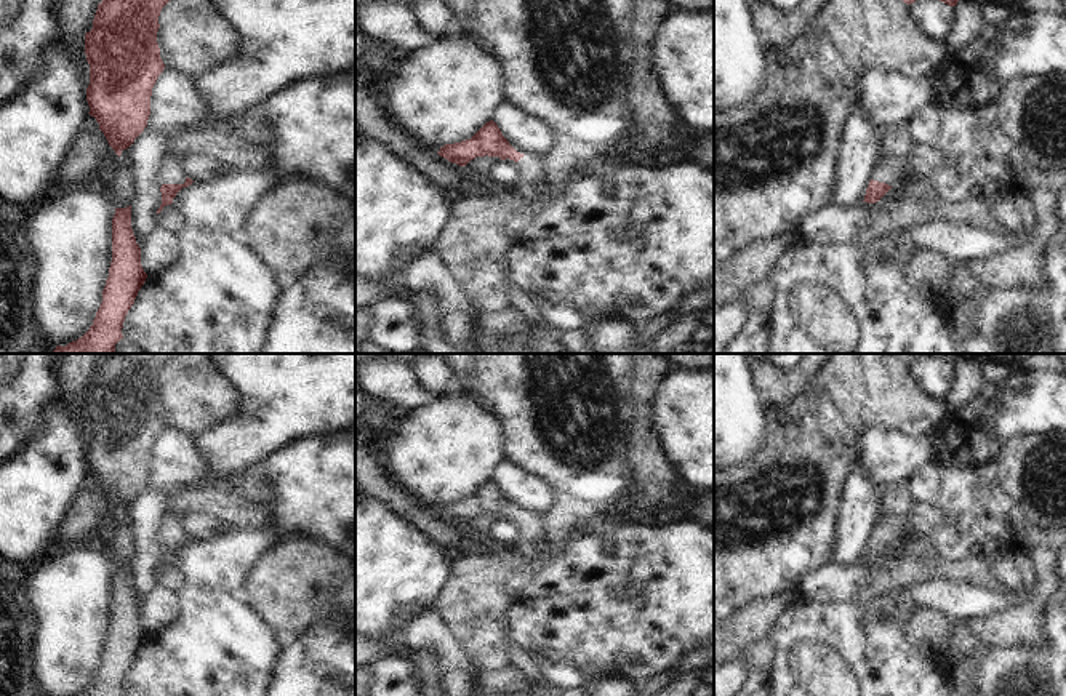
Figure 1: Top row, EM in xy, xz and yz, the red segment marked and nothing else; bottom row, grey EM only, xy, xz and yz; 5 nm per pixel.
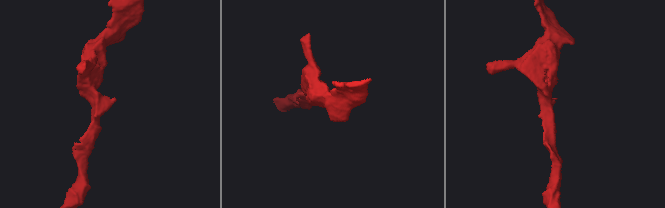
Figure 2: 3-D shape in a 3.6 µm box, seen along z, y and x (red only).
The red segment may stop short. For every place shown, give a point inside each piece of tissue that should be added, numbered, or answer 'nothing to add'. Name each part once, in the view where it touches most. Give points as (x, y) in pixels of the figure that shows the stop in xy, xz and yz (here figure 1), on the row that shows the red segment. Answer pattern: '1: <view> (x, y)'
1: xy (172, 172)

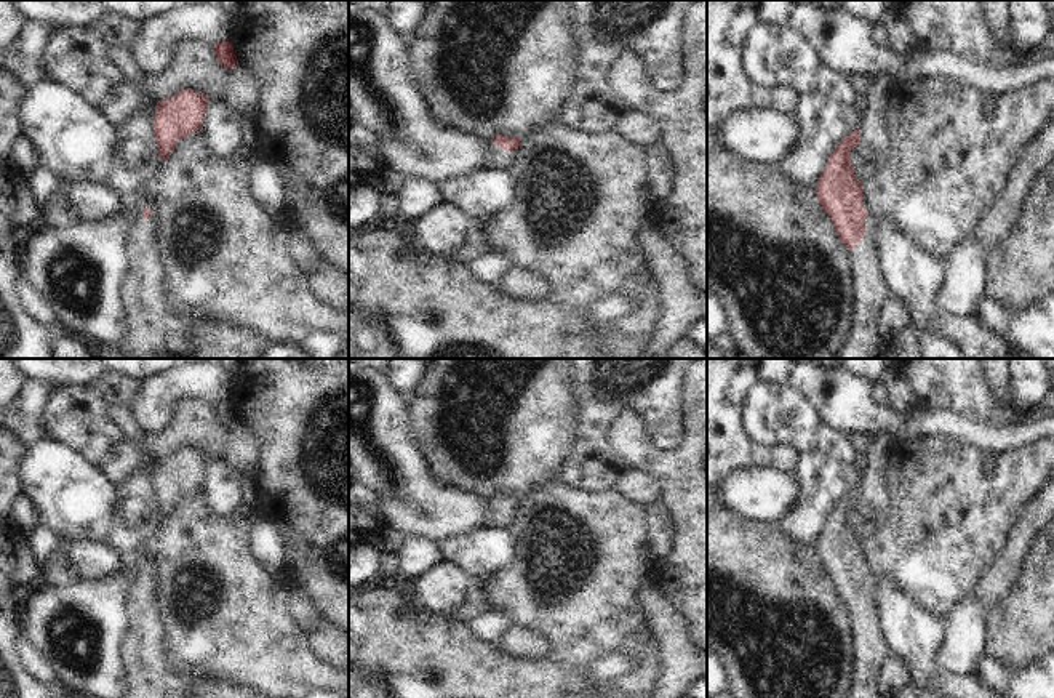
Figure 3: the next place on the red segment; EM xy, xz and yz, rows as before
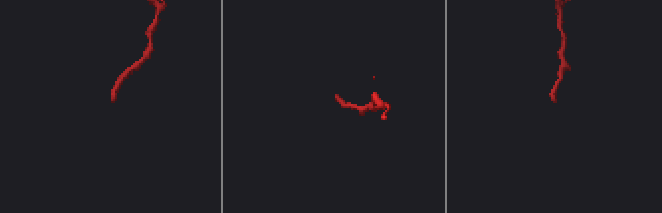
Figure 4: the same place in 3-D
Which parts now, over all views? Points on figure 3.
1: yz (870, 290)

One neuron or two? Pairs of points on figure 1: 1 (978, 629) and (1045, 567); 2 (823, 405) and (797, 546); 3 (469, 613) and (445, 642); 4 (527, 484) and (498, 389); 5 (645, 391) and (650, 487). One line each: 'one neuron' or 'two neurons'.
1: one neuron
2: one neuron
3: two neurons
4: two neurons
5: one neuron

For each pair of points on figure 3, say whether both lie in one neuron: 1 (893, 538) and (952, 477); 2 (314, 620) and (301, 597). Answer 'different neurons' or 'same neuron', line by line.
1: same neuron
2: same neuron

